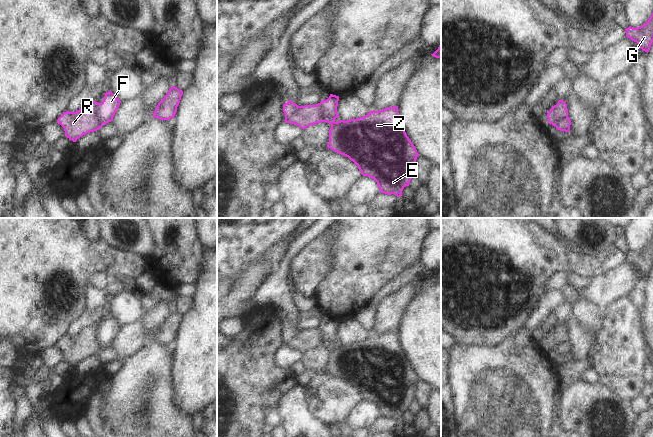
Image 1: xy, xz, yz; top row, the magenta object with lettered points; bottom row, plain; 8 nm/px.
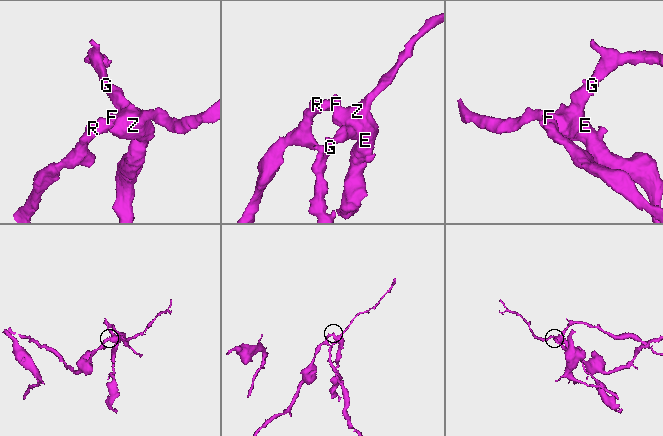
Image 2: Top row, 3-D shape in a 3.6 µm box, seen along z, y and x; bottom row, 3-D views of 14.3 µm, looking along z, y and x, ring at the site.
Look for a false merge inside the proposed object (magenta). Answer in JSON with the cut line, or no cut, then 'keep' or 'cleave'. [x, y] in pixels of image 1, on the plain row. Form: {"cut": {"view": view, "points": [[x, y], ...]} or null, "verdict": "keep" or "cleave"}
{"cut": {"view": "xz", "points": [[320, 326], [323, 332], [323, 339], [330, 344], [330, 347]]}, "verdict": "cleave"}

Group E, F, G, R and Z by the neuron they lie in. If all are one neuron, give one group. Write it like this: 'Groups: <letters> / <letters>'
Groups: E F G Z / R.

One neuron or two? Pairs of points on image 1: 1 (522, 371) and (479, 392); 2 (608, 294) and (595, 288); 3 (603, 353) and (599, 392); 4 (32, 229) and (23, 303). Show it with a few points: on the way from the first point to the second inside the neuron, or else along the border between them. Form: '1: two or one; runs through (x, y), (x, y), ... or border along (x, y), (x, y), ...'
1: one; runs through (511, 376), (495, 392), (490, 392)
2: one; runs through (605, 291), (598, 289)
3: two; border along (599, 382), (620, 396)
4: one; runs through (29, 247), (29, 279), (23, 285)

